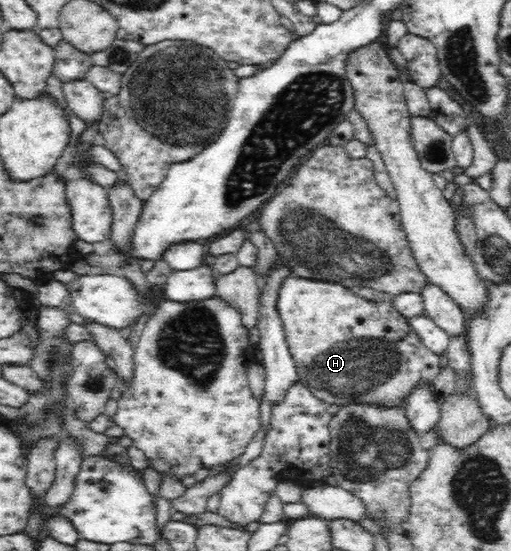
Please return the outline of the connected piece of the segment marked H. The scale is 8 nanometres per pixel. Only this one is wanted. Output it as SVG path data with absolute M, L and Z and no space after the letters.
M290 276L279 286L276 310L283 323L285 340L295 361L300 383L330 404L343 405L353 400L379 403L385 407L401 401L406 404L405 398L413 392L413 388L421 384L432 385L434 378L439 376L439 364L443 364L443 356L424 346L407 322L408 318L392 306L392 299L371 301L342 284Z

